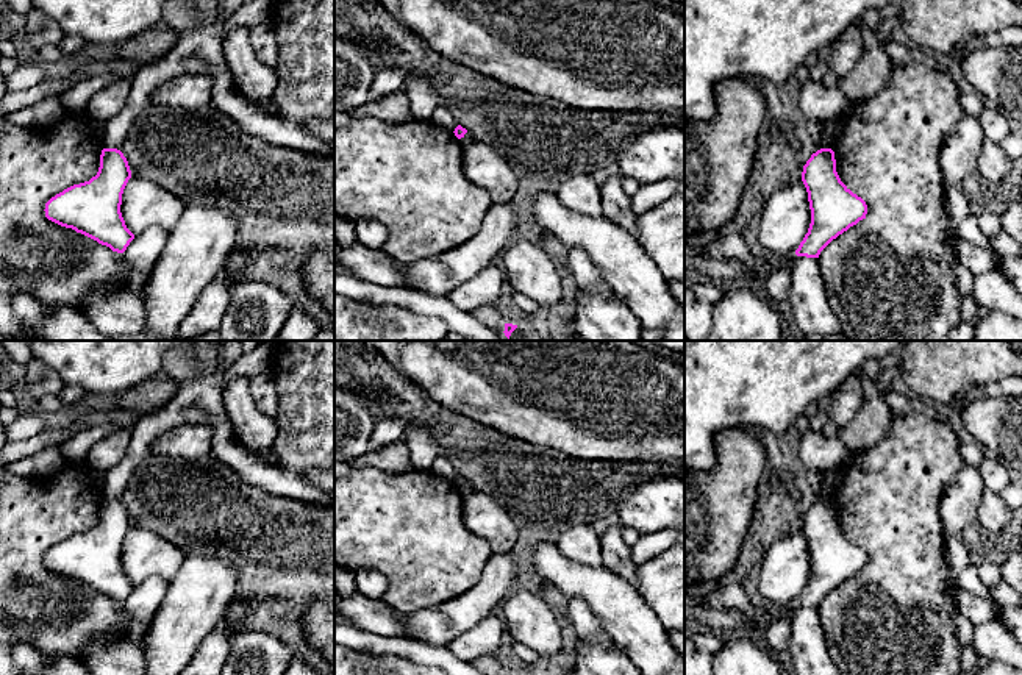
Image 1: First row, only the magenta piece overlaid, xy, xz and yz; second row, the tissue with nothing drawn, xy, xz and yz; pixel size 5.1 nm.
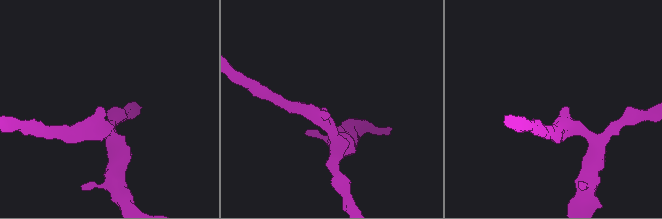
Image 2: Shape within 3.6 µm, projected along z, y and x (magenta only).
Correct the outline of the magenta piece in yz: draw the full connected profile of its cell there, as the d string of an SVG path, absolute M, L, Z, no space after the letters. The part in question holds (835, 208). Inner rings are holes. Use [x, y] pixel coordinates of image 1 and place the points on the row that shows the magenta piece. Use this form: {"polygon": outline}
{"polygon": "M831 148L811 155L803 166L802 181L808 192L811 223L795 255L819 258L833 239L866 219L867 205L841 181Z"}

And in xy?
{"polygon": "M103 148L97 175L52 197L45 203L45 217L123 253L134 239L120 212L122 194L130 178L131 170L123 153Z"}

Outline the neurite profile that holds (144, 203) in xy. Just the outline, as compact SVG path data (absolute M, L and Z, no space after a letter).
M141 177L130 178L122 194L120 212L134 236L150 227L170 231L184 209L178 195Z

